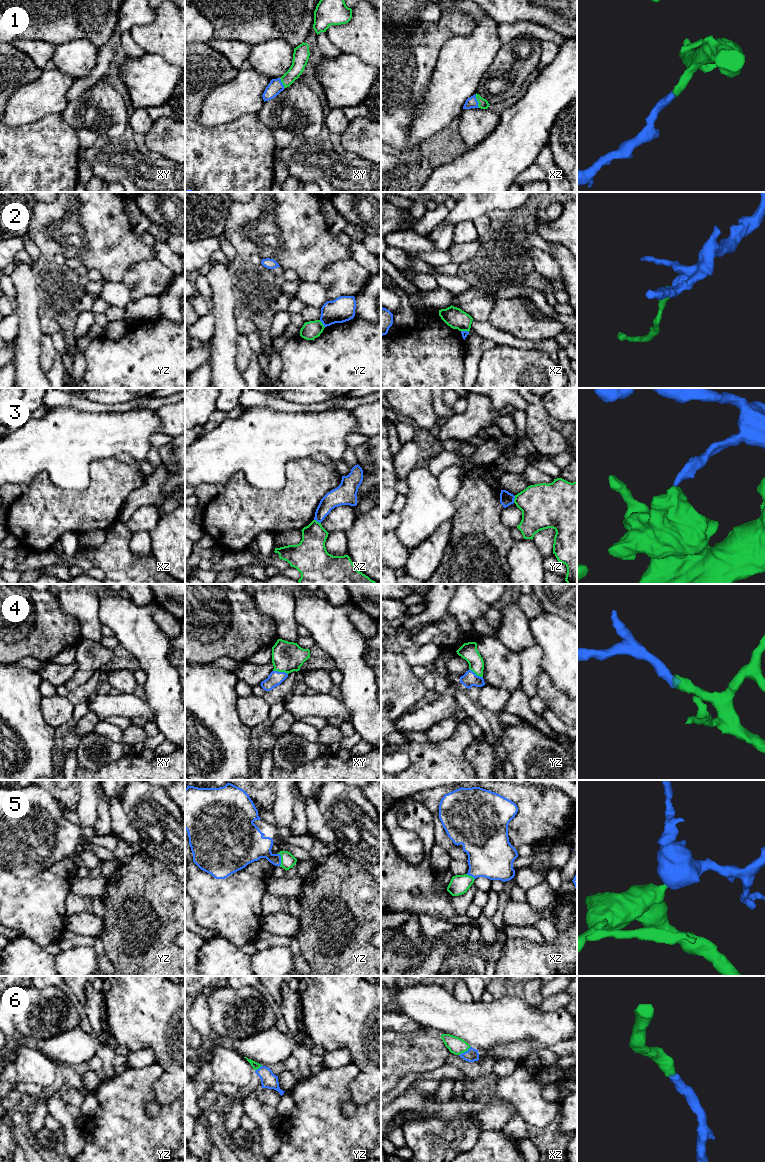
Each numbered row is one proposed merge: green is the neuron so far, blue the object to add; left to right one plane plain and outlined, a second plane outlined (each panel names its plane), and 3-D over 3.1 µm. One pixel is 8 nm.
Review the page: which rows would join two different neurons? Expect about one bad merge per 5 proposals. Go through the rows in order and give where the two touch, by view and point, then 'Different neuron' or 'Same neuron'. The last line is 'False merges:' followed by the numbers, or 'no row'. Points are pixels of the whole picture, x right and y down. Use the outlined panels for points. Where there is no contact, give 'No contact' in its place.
1: Touches green at xz (477, 100). Same neuron
2: Touches green at yz (322, 324). Different neuron
3: Touches green at xz (316, 521). Different neuron
4: Touches green at xy (280, 671). Same neuron
5: Touches green at yz (281, 859). Same neuron
6: Touches green at xz (464, 1051). Same neuron
False merges: 2, 3

